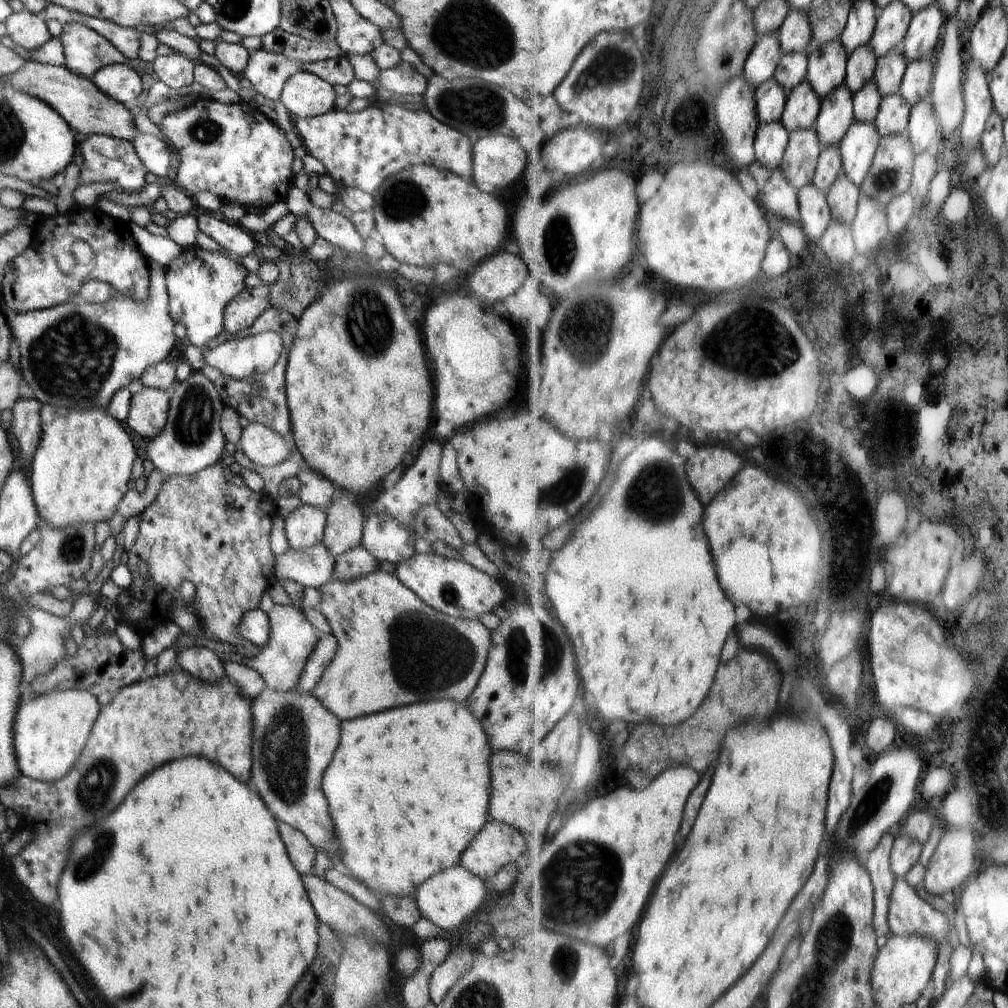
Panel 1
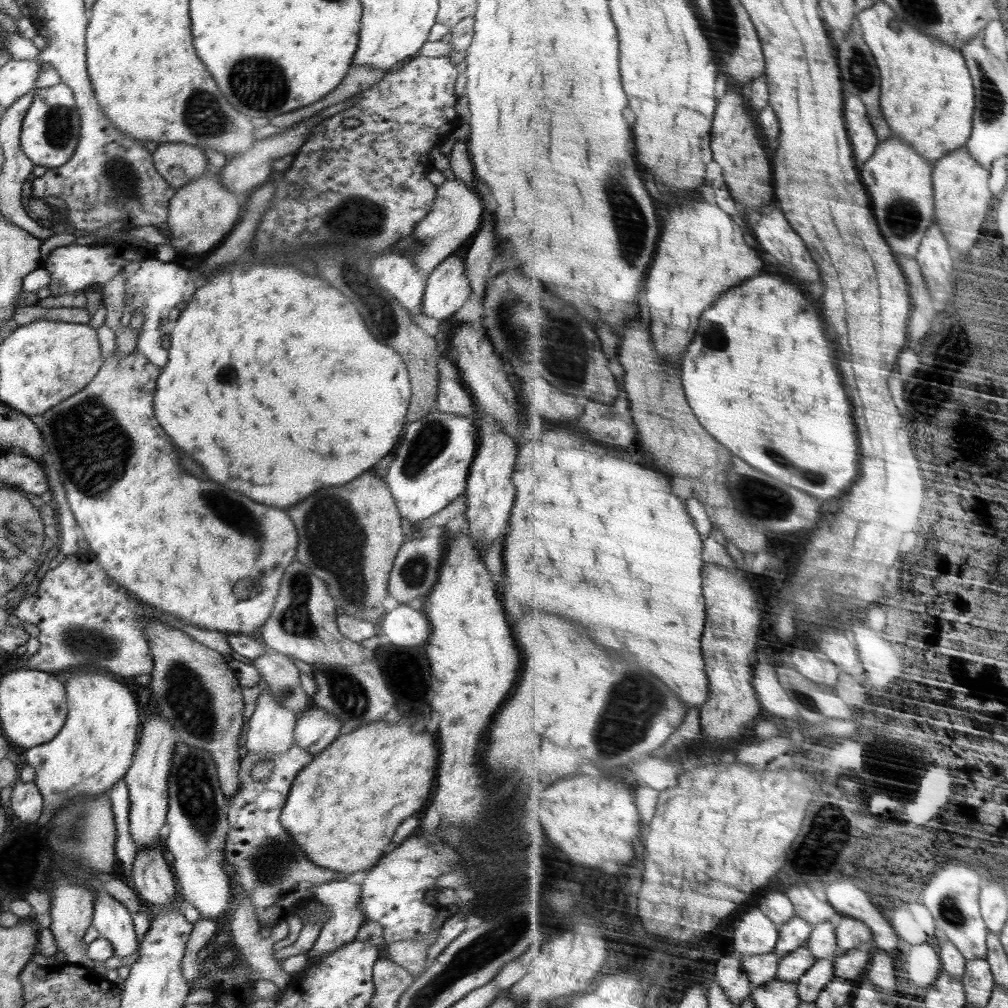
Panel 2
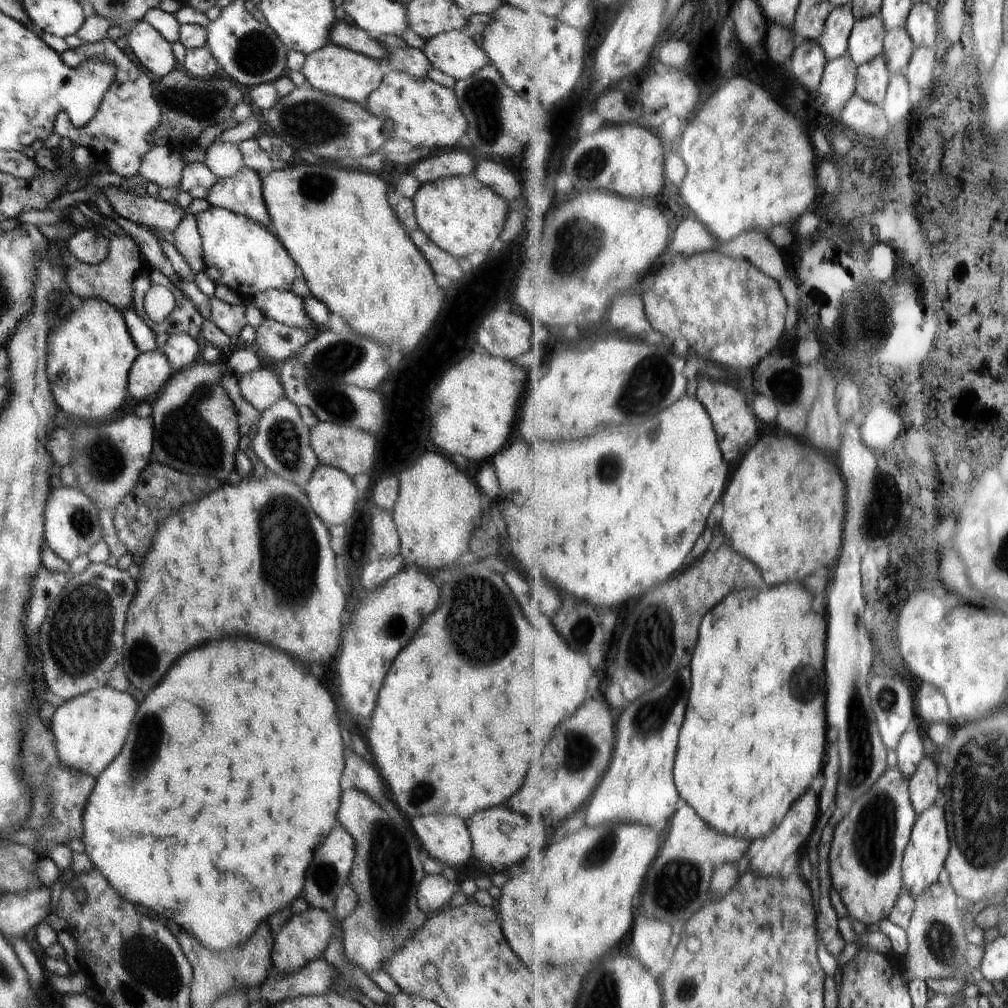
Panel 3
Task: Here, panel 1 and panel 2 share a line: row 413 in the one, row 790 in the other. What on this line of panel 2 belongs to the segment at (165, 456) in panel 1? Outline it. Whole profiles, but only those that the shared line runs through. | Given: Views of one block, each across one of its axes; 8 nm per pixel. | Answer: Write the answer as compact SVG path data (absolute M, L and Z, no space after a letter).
M177 742L168 774L168 811L170 827L163 849L174 857L171 872L182 905L193 904L199 916L220 920L232 902L231 876L224 869L225 845L231 830L227 822L228 801L222 793L216 764L206 750Z

